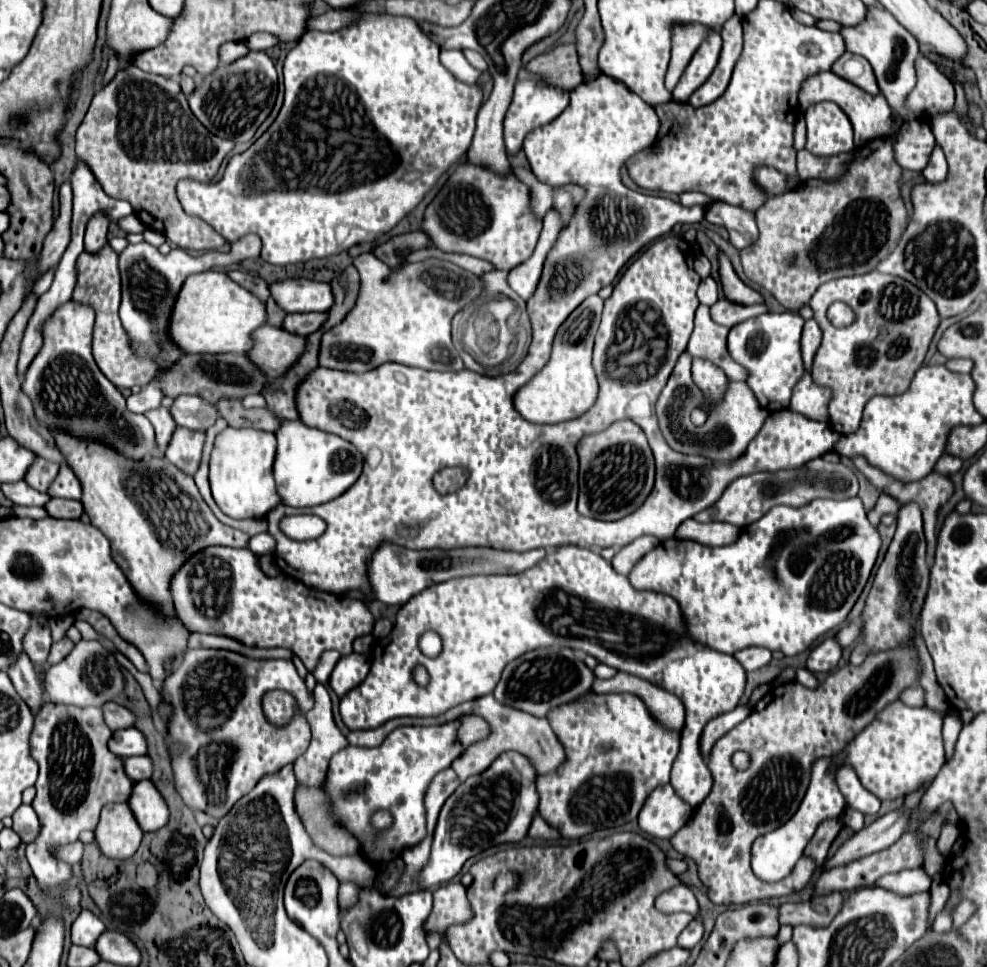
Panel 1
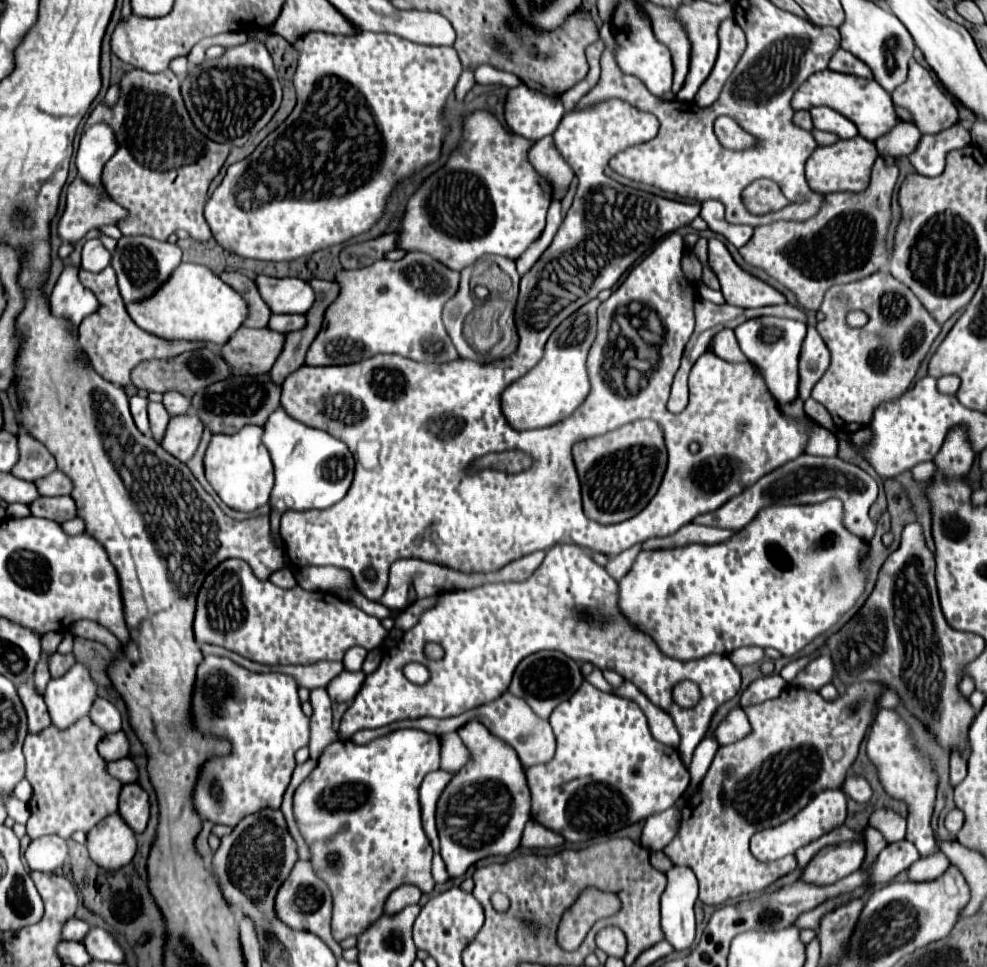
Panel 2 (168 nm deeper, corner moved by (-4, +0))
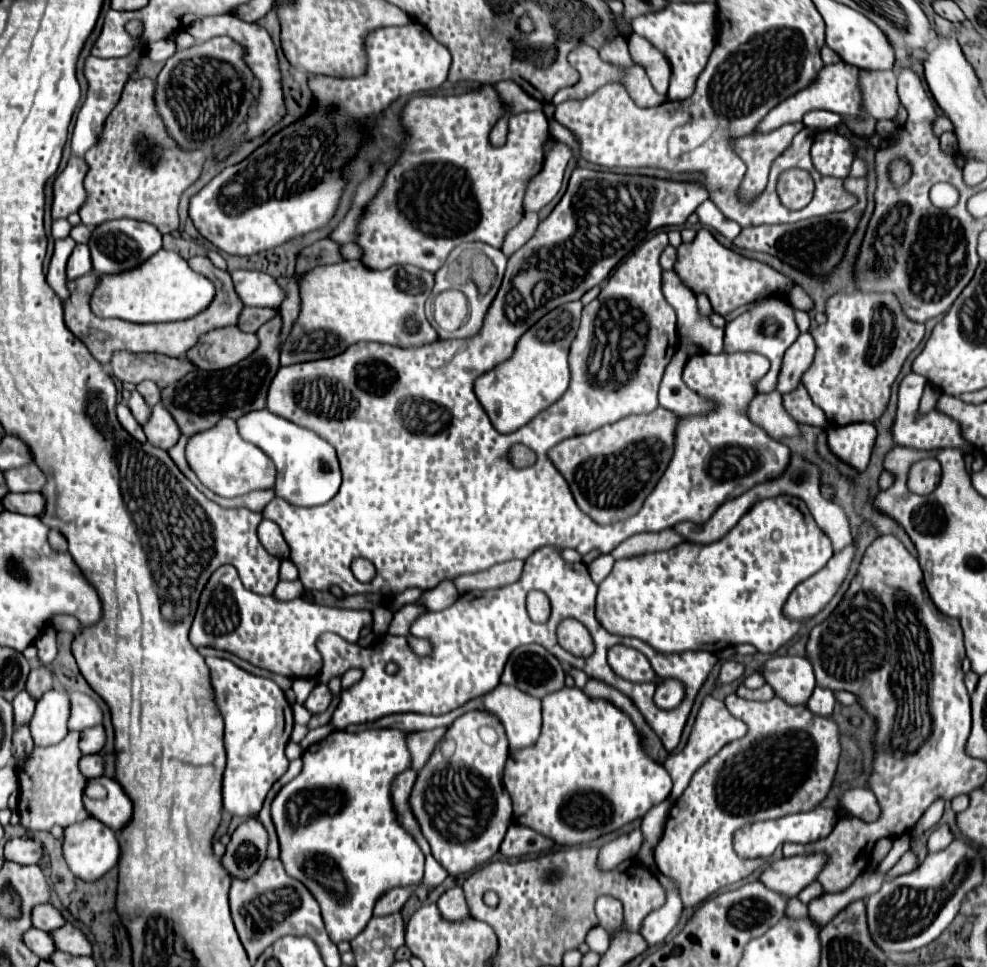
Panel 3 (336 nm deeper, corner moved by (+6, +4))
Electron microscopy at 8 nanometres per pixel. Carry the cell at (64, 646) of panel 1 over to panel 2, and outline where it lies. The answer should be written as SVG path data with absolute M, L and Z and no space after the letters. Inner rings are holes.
M55 652L55 654L49 658L51 678L63 676L73 664L75 664L75 654L59 654L59 652Z

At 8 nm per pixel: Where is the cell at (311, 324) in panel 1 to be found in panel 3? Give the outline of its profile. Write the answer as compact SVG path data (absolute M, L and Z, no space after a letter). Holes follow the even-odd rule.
M245 306L241 310L241 318L237 322L239 330L243 332L257 332L261 324L265 324L267 320L273 318L273 310L271 308L251 308L251 306Z

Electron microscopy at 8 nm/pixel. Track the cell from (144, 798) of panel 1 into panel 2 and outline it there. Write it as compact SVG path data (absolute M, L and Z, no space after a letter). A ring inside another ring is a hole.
M137 782L123 786L119 796L119 814L129 826L133 826L135 834L141 834L147 828L151 816L151 802L149 794Z

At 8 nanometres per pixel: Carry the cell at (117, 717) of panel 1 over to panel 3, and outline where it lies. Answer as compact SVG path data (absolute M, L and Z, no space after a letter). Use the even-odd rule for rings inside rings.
M71 692L71 718L67 722L69 730L83 730L101 724L101 710L99 706L81 692Z

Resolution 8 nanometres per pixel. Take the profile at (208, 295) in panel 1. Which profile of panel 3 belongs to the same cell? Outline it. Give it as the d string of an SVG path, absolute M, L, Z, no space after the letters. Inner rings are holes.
M163 248L135 270L123 270L123 274L99 274L99 282L91 296L91 310L101 318L119 318L139 324L175 322L193 318L205 310L213 296L215 286L209 278L193 272L177 252Z

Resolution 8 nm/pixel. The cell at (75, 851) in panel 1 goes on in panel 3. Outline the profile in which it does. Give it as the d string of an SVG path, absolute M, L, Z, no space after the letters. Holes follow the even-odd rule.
M31 836L13 838L5 844L5 860L17 862L17 864L37 864L41 860L41 842L33 840Z

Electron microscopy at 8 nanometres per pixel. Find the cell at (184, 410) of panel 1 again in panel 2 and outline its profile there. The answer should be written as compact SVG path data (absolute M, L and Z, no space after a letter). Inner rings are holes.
M165 392L163 404L171 416L181 416L181 414L187 414L191 410L189 398L185 398L183 394L177 394L177 392Z

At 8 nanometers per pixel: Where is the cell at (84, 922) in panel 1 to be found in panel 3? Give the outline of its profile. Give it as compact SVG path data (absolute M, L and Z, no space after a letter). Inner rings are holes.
M51 904L35 906L35 910L31 910L31 916L33 916L33 926L39 930L45 930L45 932L51 932L65 924L63 916Z

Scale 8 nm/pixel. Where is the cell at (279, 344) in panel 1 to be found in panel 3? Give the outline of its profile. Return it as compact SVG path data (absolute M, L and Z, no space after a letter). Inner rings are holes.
M227 326L203 334L185 356L201 370L221 370L247 358L257 344L259 340L255 334L245 334L237 330L237 326Z

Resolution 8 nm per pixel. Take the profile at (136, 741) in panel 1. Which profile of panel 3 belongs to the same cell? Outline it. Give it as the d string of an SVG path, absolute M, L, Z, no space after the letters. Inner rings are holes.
M93 726L81 732L81 740L79 740L79 750L83 754L97 754L105 744L105 730L103 726Z

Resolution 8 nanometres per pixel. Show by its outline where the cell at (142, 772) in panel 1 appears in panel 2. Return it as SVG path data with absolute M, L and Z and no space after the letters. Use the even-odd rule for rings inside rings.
M121 758L121 760L117 760L117 762L109 762L109 764L107 764L107 770L109 770L109 774L113 774L115 778L119 778L123 784L137 782L137 778L139 778L137 764L135 764L131 758Z

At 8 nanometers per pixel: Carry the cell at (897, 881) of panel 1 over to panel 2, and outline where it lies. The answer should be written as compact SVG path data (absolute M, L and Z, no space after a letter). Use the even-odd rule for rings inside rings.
M943 852L933 854L933 858L921 858L907 870L907 878L911 882L931 882L937 880L949 868L949 860Z

